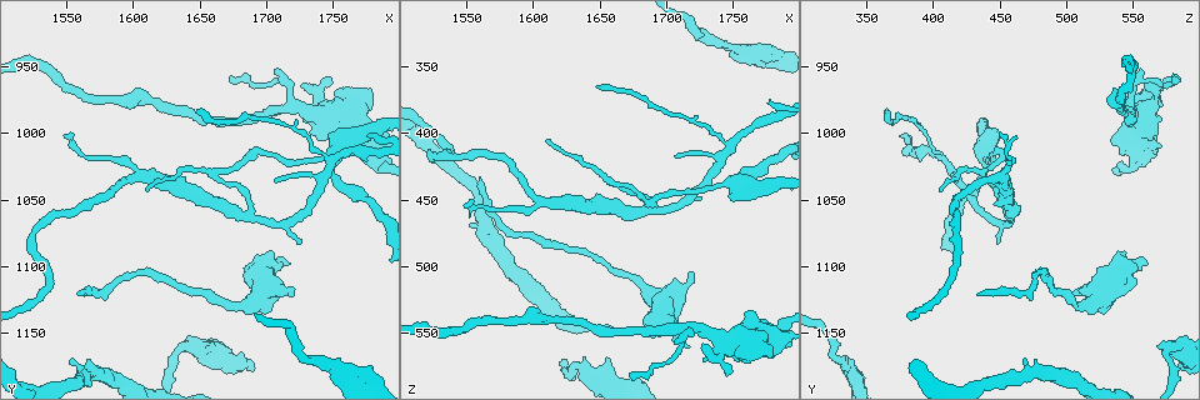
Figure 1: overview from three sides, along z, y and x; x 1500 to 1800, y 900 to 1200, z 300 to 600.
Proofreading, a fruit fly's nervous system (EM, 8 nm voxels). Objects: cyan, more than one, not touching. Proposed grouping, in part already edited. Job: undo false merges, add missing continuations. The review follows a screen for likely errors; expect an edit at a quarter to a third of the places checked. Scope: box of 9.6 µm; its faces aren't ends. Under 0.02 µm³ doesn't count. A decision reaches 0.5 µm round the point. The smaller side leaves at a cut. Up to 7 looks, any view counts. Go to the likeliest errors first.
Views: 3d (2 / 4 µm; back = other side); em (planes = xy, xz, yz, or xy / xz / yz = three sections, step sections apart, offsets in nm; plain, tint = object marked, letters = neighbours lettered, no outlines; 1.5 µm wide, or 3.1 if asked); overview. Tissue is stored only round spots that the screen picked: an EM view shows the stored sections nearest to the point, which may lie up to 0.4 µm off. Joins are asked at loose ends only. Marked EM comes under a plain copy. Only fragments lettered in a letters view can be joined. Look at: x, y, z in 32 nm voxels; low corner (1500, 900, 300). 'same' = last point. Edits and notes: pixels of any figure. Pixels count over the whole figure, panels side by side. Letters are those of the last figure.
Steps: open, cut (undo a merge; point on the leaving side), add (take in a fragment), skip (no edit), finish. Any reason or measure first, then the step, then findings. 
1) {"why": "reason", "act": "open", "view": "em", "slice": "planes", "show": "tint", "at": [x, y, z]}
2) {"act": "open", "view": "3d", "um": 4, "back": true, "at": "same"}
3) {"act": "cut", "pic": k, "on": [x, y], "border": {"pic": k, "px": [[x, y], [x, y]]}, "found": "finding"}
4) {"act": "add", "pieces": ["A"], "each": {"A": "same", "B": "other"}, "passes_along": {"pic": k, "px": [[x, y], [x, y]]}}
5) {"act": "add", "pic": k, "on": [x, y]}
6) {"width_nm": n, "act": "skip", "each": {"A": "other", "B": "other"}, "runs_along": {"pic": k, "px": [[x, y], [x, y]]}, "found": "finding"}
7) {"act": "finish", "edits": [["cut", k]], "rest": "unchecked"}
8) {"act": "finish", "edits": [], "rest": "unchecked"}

{"why": "stops while still wide", "act": "open", "view": "3d", "um": 4, "back": true, "at": [1706, 1090, 544]}

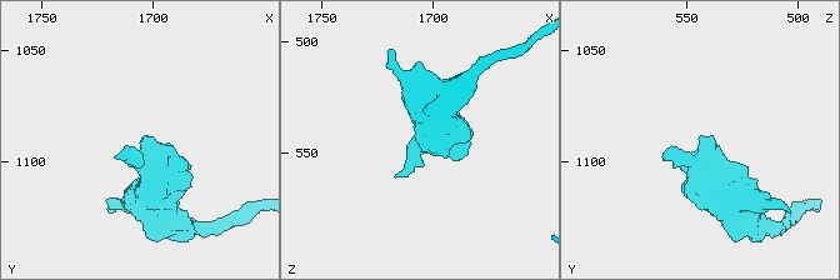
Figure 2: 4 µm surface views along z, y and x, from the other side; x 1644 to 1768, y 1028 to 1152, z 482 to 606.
{"why": "shape alone is not enough", "act": "open", "view": "em", "slice": "xy", "step": 8, "show": "letters", "at": [1704, 1088, 542]}

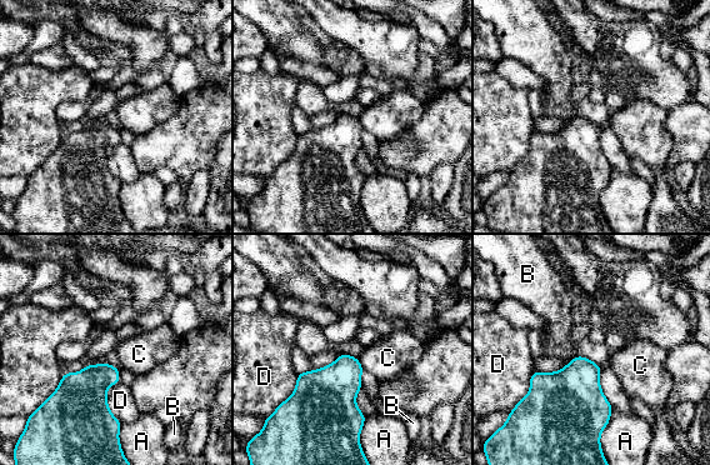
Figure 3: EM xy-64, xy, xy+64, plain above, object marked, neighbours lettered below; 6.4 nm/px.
{"longest_contact_nm": ["D", 280], "act": "skip", "each": {"A": "other", "B": "other", "C": "other", "D": "other"}, "border": {"pic": 3, "px": [[576, 355], [564, 366]]}, "found": "no lettered fragment goes on from it"}

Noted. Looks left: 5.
{"act": "open", "view": "em", "slice": "planes", "show": "letters", "at": [1772, 1180, 340]}

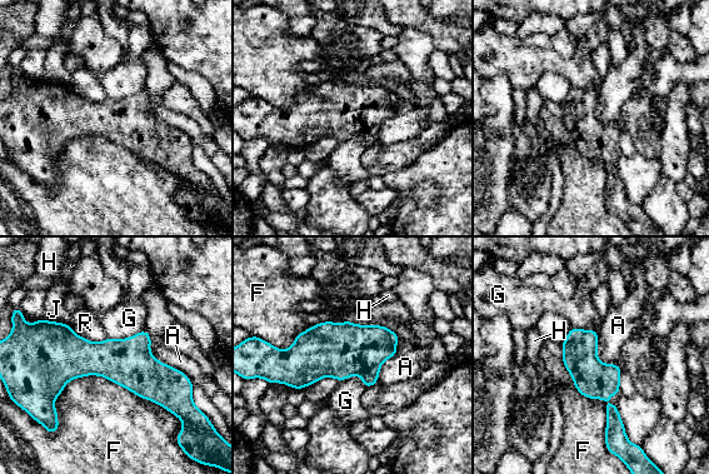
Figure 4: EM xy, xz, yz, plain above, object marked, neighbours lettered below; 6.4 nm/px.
{"act": "skip", "each": {"A": "other", "F": "other", "G": "other", "H": "other", "J": "other", "R": "other"}, "border": {"pic": 4, "px": [[145, 329], [121, 339], [106, 338]]}, "found": "continuous, no second neuron"}

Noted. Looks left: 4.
{"act": "open", "view": "em", "slice": "planes", "show": "tint", "at": [1752, 968, 566]}

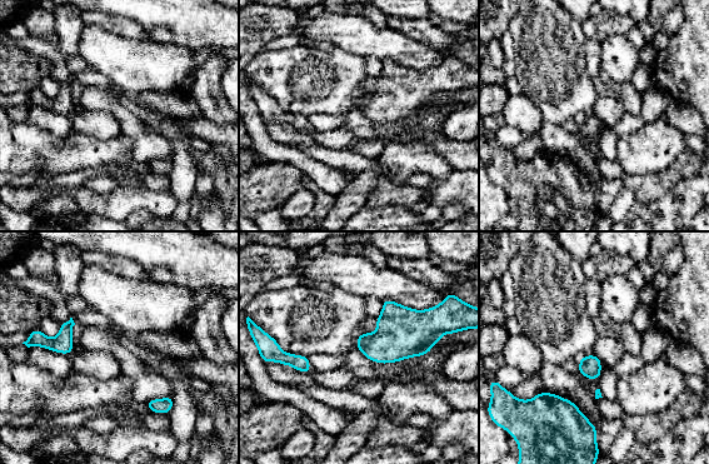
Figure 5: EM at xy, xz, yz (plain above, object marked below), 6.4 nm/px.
{"act": "open", "view": "em", "slice": "planes", "show": "letters", "at": "same"}

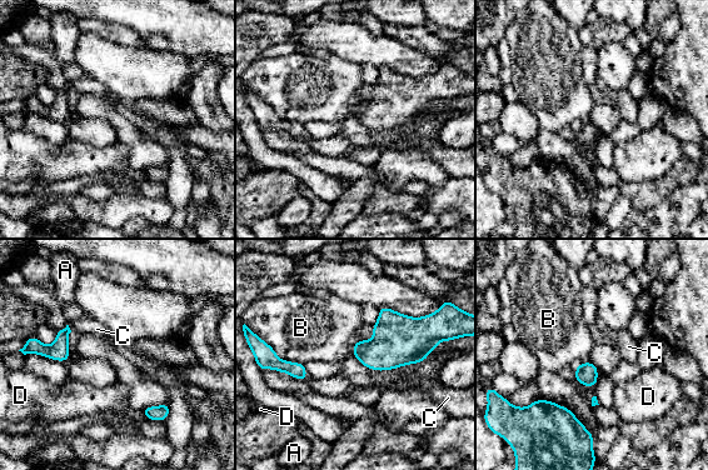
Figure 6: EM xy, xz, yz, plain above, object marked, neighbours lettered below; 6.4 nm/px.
{"act": "skip", "each": {"A": "other", "B": "other", "C": "other", "D": "other"}, "border": {"pic": 6, "px": [[269, 344], [279, 358], [304, 365]]}, "found": "none of them fits"}

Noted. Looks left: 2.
{"act": "finish", "edits": [], "rest": "unchecked"}

